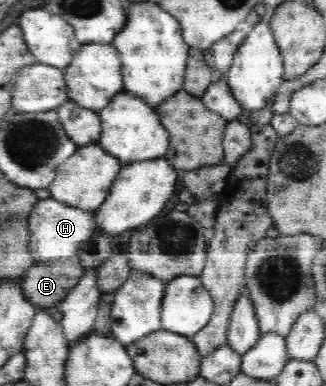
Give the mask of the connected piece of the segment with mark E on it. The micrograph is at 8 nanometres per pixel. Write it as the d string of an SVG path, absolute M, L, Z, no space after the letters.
M77 256L39 263L25 272L22 290L35 307L49 310L63 302L85 271Z

